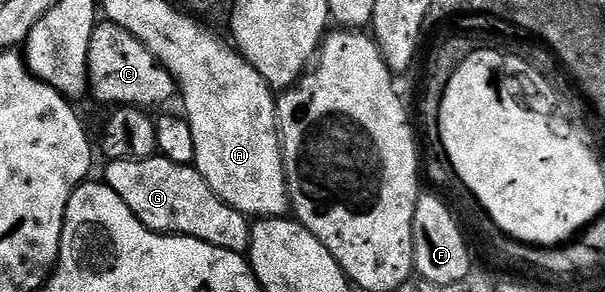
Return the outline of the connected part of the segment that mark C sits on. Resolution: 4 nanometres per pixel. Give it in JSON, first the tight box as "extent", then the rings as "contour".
{"extent":[87,21,177,109],"contour":[[[106,21],[96,26],[89,41],[87,82],[90,98],[95,98],[99,103],[111,103],[110,105],[152,109],[151,107],[159,107],[177,95],[175,78],[155,60],[153,53],[149,53],[149,49],[145,49],[145,45],[141,45],[133,33],[121,29],[116,23]]]}

